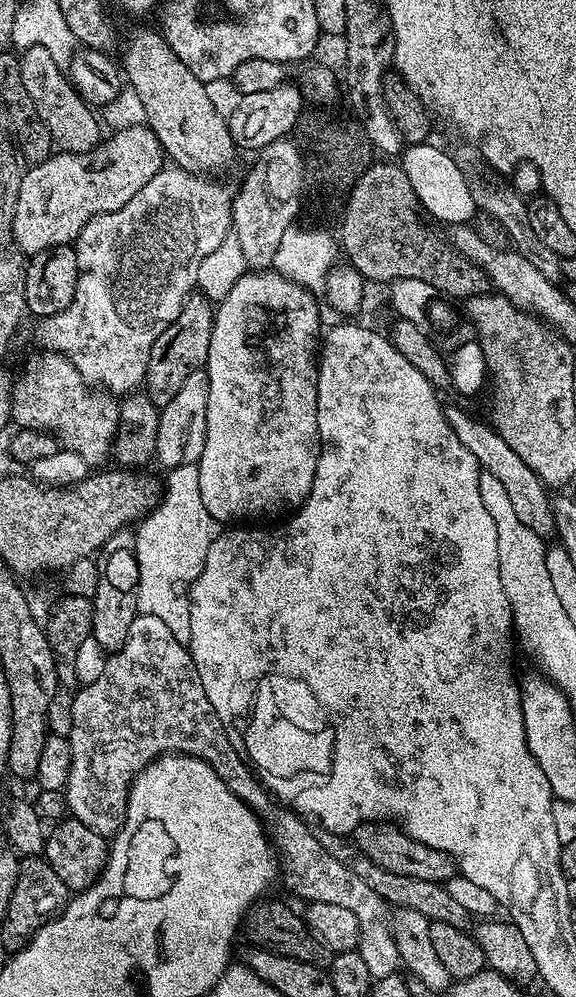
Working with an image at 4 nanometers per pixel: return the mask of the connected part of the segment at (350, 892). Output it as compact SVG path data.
M137 614L134 622L130 622L130 634L126 634L126 642L107 659L96 680L90 681L81 692L77 691L72 697L72 725L67 735L70 750L69 774L62 791L67 800L67 811L74 819L90 826L90 830L94 830L99 836L111 838L124 820L132 779L147 764L169 754L198 758L211 766L214 774L218 774L218 778L226 782L228 789L242 803L250 806L250 810L256 813L256 817L264 825L264 831L279 857L278 868L282 873L282 884L284 880L285 886L294 895L301 896L304 902L333 903L349 909L360 924L358 950L370 969L373 981L397 975L401 963L398 946L392 937L392 912L389 903L370 886L366 886L349 866L344 866L333 855L328 854L314 838L311 827L307 823L304 825L297 813L277 802L272 793L260 783L255 772L234 748L234 742L224 728L224 721L218 718L214 706L210 706L210 698L206 698L206 690L202 690L202 678L194 666L194 658L188 645L178 642L178 638L170 634L166 622L153 616Z

